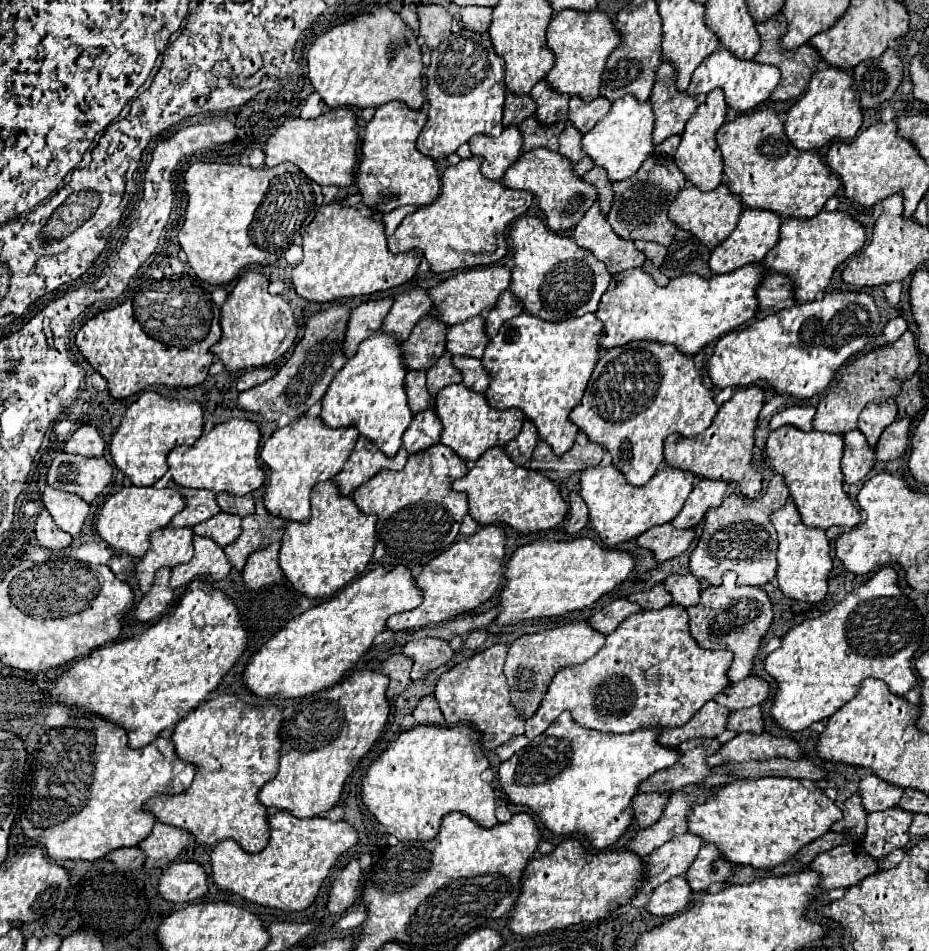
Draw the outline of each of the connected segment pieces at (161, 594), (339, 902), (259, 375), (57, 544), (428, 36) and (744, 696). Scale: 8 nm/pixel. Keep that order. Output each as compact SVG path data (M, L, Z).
M171 568L157 570L151 590L141 598L141 602L133 612L137 622L149 622L165 614L165 610L173 600L173 590L169 588L169 576L171 576Z
M351 860L341 870L341 874L335 878L331 892L329 892L329 902L327 902L327 910L331 914L341 914L355 902L359 876L361 876L359 864L357 864L357 860Z
M265 366L265 368L253 368L253 370L247 370L239 380L237 380L237 390L243 392L243 390L249 390L253 386L259 386L263 382L267 382L269 378L275 376L275 368L271 366Z
M41 510L37 522L35 522L35 538L43 548L49 550L63 550L71 544L71 536L65 534L63 530L59 530L51 518L51 514L47 510Z
M431 4L419 8L419 22L419 36L423 36L425 44L435 50L451 34L453 18L443 6Z
M747 676L741 682L729 684L721 694L713 700L725 706L729 712L737 712L743 708L751 708L761 704L769 694L769 684L757 676Z

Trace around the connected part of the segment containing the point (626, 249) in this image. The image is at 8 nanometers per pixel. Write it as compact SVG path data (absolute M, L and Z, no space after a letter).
M591 206L585 212L585 216L573 228L573 240L577 246L593 252L597 260L605 262L609 274L639 268L645 262L645 254L641 254L633 242L621 240L617 234L613 234L605 214L599 212L599 206Z

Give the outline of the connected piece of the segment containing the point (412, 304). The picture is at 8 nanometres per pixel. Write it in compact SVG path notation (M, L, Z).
M413 288L411 292L399 294L395 298L389 314L383 320L381 332L393 334L393 338L397 338L397 342L405 342L409 332L413 330L413 326L419 322L419 318L431 310L429 300L431 298L427 296L427 290L423 290L423 288Z

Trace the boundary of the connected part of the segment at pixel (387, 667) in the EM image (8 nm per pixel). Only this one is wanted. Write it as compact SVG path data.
M393 654L393 656L389 656L389 658L381 664L379 672L387 674L387 678L391 680L391 682L389 682L389 688L387 688L387 698L399 696L399 692L401 692L403 688L407 688L407 684L411 682L411 680L409 680L411 660L405 658L403 654Z

